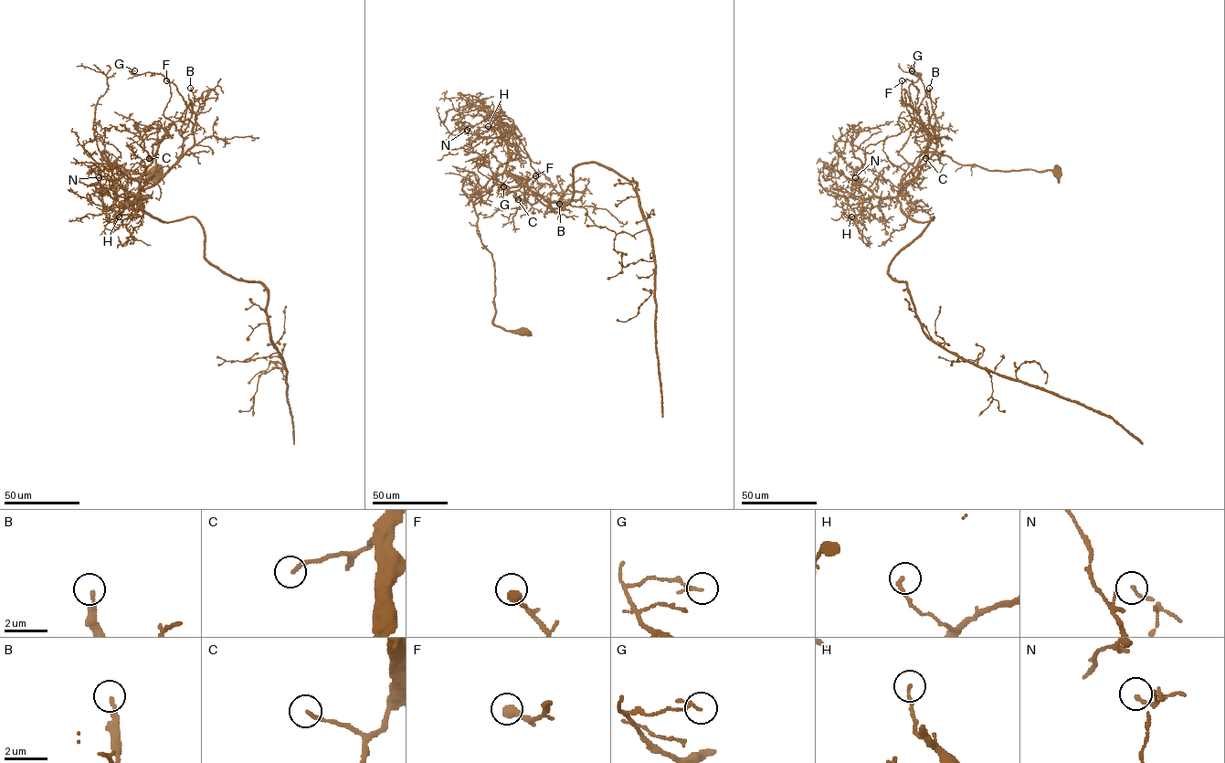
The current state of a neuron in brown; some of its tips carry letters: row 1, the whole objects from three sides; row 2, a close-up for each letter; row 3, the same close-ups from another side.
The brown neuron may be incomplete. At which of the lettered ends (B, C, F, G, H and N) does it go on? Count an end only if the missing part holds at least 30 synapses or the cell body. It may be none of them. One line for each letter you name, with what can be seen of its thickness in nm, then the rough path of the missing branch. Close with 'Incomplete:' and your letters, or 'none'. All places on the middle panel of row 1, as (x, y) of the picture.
Incomplete: none

